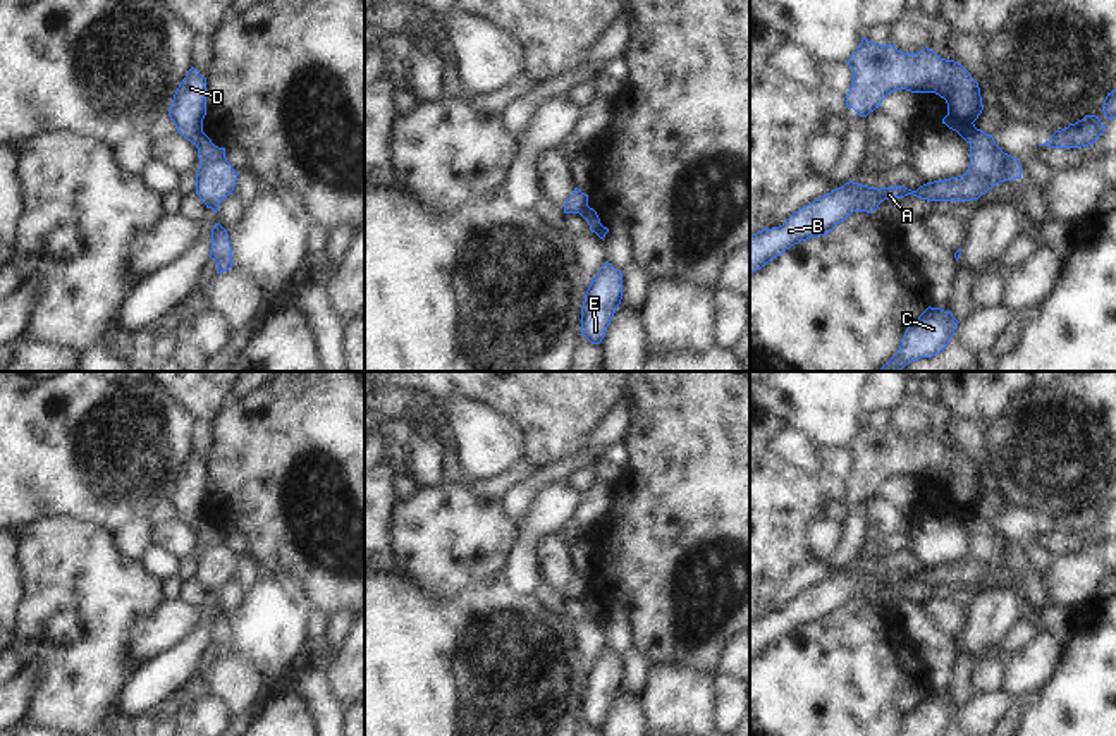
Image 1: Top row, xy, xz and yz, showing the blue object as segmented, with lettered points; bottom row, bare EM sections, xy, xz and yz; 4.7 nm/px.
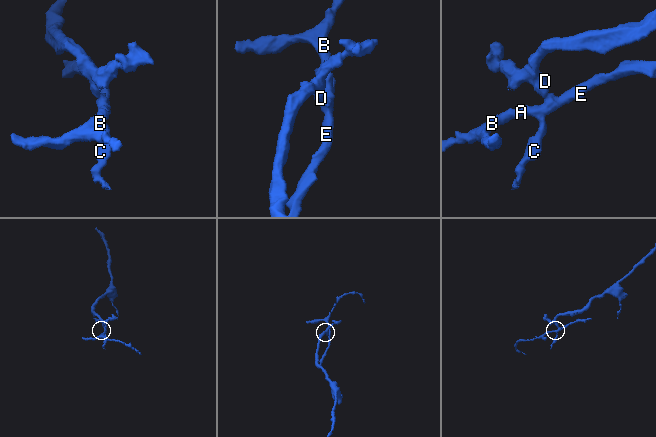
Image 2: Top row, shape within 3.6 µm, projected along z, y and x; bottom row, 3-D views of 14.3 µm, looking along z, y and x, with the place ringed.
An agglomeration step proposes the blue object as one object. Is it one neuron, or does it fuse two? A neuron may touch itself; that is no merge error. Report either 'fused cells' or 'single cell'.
fused cells

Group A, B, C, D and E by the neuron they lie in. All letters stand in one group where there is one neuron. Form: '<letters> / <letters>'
A B C E / D

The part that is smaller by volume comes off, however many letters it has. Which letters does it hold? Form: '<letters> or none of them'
A, B, C, E

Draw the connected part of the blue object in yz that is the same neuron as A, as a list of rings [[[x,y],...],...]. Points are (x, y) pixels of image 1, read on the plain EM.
[[[975,512],[970,518],[966,559],[927,567],[917,576],[904,571],[877,574],[849,566],[794,597],[782,610],[753,619],[750,623],[750,660],[800,626],[829,619],[853,597],[875,597],[884,585],[913,580],[927,586],[972,586],[996,569],[1013,564],[1021,564],[1020,545],[1004,538],[990,519]]]

